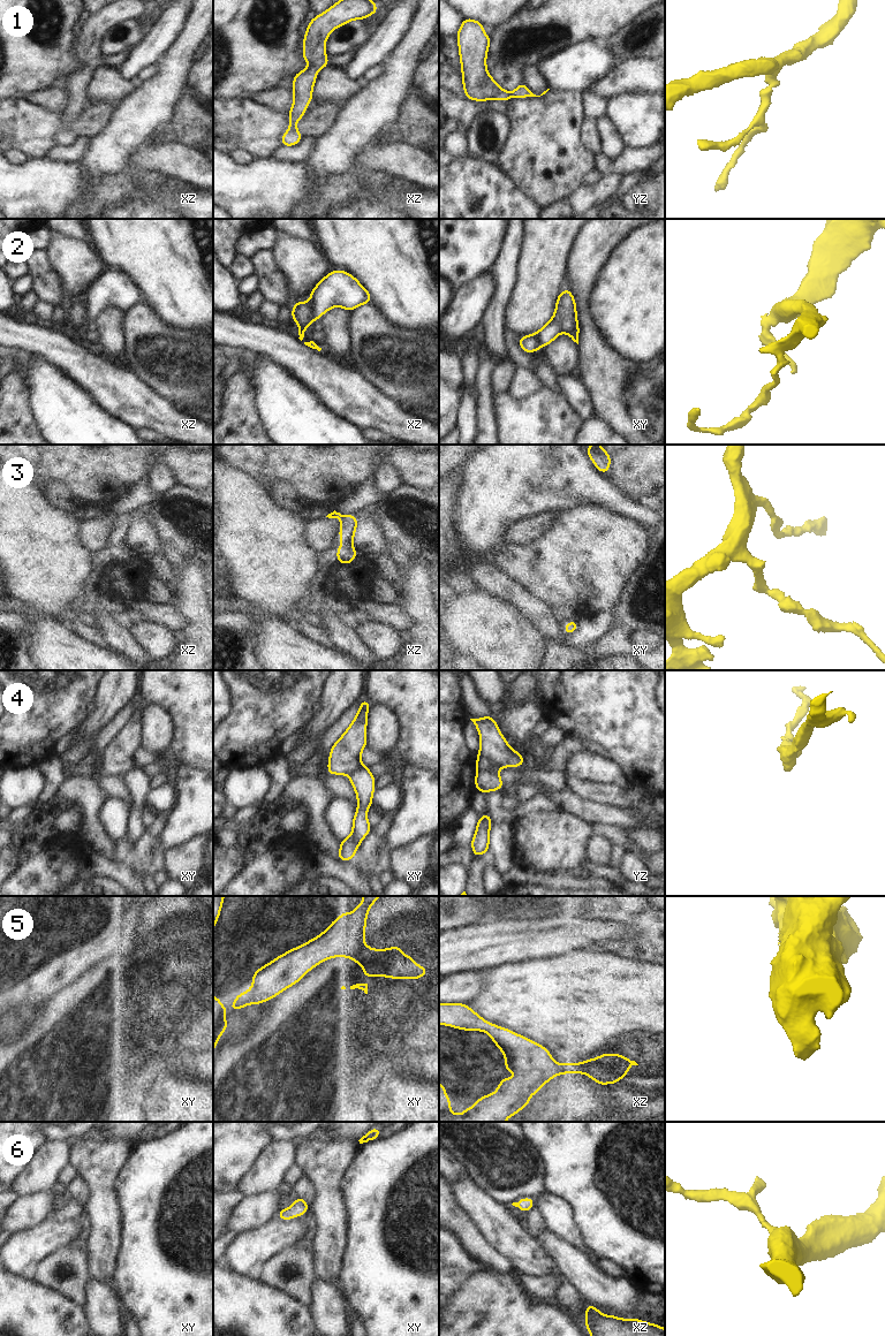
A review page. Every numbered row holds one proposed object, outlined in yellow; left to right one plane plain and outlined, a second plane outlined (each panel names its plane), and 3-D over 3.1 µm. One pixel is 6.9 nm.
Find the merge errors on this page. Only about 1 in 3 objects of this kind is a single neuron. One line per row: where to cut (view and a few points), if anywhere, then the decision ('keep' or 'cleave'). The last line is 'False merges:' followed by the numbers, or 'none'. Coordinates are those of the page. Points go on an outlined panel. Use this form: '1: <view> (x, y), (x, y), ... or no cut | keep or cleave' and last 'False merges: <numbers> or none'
1: no cut | keep
2: xz (308, 303), (312, 319) | cleave
3: no cut | keep
4: yz (477, 766), (498, 768) | cleave
5: xy (364, 944), (357, 955), (350, 957) | cleave
6: no cut | keep
False merges: 2, 4, 5

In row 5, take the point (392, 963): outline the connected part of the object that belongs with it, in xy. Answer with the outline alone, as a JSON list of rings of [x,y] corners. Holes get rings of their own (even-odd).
[[[395,944],[388,950],[375,950],[364,946],[358,956],[350,958],[363,966],[364,977],[418,980],[422,976],[429,974],[426,967],[417,965],[413,956],[404,956],[402,949]]]

